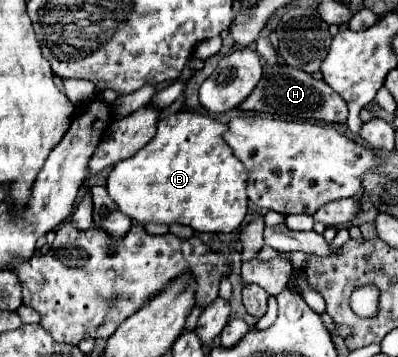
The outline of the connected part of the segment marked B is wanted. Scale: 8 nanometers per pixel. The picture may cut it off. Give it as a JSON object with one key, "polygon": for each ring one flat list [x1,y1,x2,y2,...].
{"polygon":[[178,112,160,120,154,138,130,158,112,166,106,190,136,224,186,224,196,232,234,232,248,210,244,164,222,140,226,124,198,114]]}

